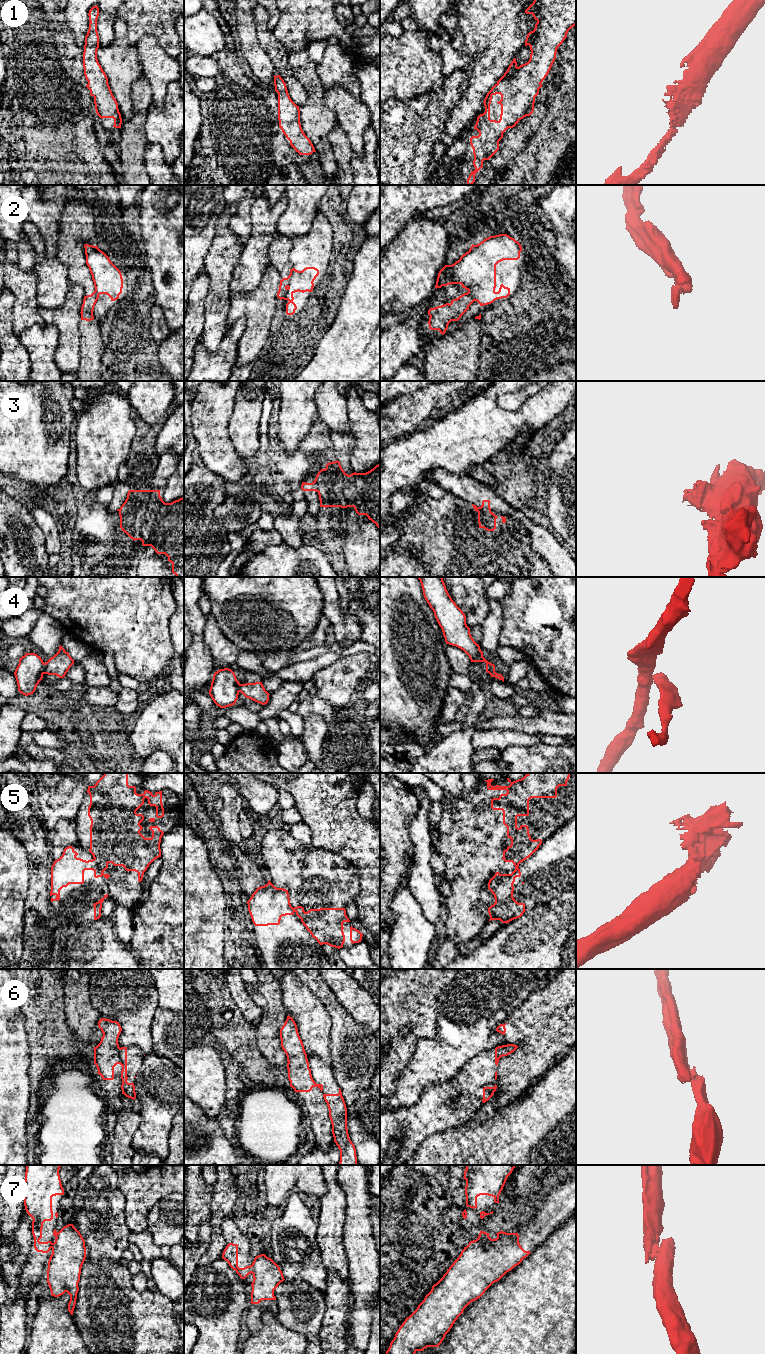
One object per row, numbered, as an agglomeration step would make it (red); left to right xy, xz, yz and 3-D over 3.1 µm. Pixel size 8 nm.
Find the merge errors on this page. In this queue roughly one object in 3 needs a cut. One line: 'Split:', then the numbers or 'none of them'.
Split: 2, 3, 4, 5, 6, 7

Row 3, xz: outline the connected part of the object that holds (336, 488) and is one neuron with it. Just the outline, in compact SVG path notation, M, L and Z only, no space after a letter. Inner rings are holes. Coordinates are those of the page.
M340 462L326 464L316 475L320 507L353 507L358 515L366 515L380 530L380 463L366 473L346 474Z

